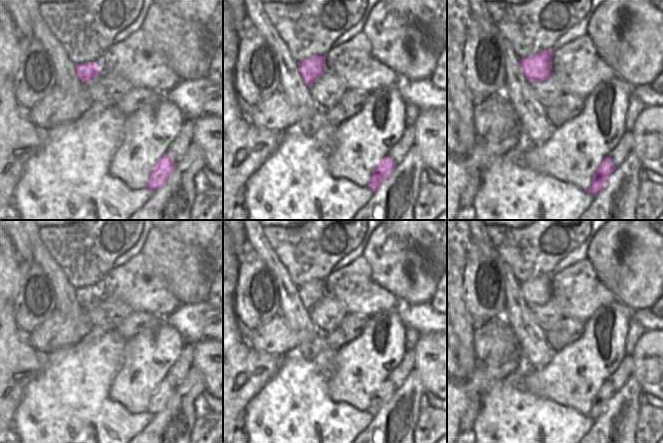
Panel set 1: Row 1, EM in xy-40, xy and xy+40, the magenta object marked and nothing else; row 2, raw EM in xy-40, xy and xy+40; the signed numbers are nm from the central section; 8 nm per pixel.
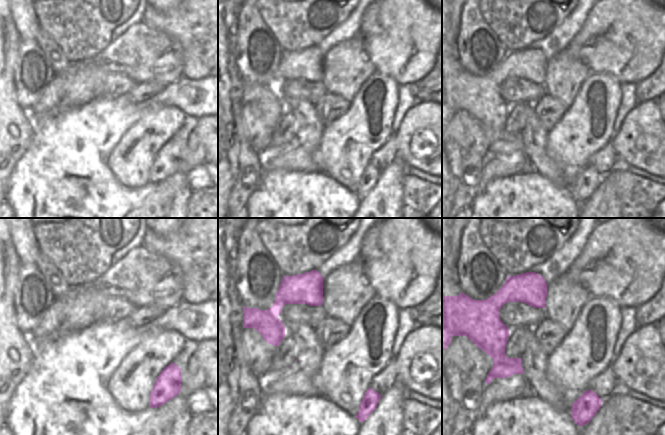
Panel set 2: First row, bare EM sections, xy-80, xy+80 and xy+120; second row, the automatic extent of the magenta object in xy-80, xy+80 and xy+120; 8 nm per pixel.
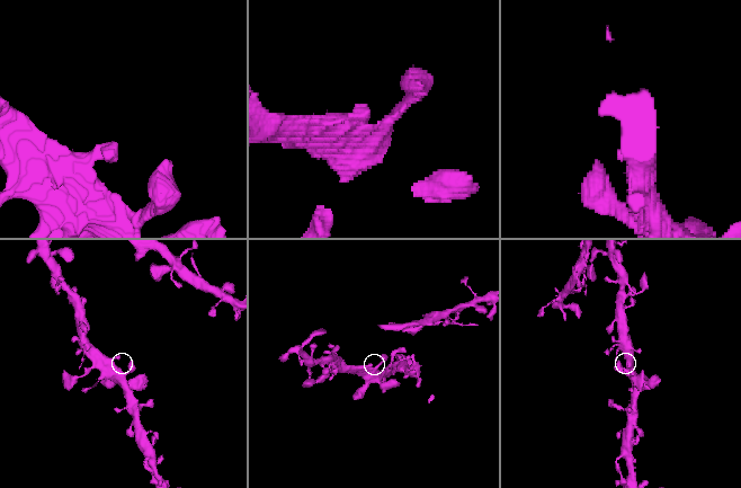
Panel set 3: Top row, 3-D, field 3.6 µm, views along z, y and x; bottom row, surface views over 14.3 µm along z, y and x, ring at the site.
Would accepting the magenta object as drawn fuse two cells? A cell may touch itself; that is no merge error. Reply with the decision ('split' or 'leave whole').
leave whole

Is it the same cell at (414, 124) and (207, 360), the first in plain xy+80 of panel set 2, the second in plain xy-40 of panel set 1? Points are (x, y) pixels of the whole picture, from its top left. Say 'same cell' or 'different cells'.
same cell

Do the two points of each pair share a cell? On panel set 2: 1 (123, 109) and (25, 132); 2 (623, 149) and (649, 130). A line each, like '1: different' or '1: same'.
1: different
2: same

